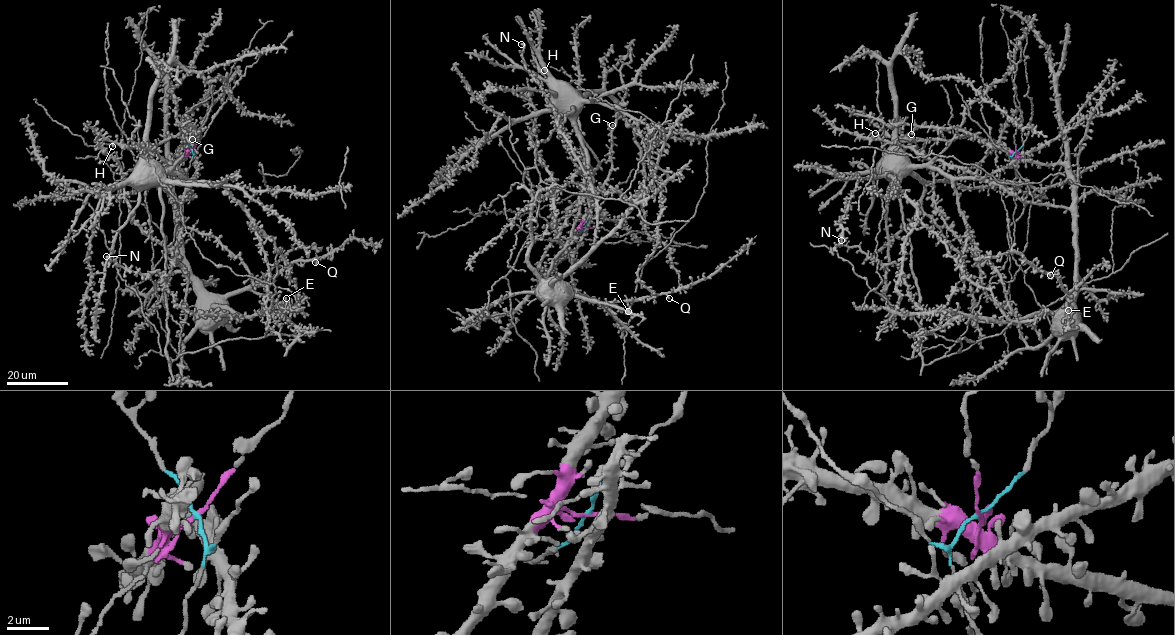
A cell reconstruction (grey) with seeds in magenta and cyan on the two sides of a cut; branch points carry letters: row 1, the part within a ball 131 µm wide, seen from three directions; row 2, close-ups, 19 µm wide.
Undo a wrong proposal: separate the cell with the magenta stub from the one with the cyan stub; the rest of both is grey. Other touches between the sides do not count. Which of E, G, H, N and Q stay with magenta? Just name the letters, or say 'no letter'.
E, G, H, N, Q

